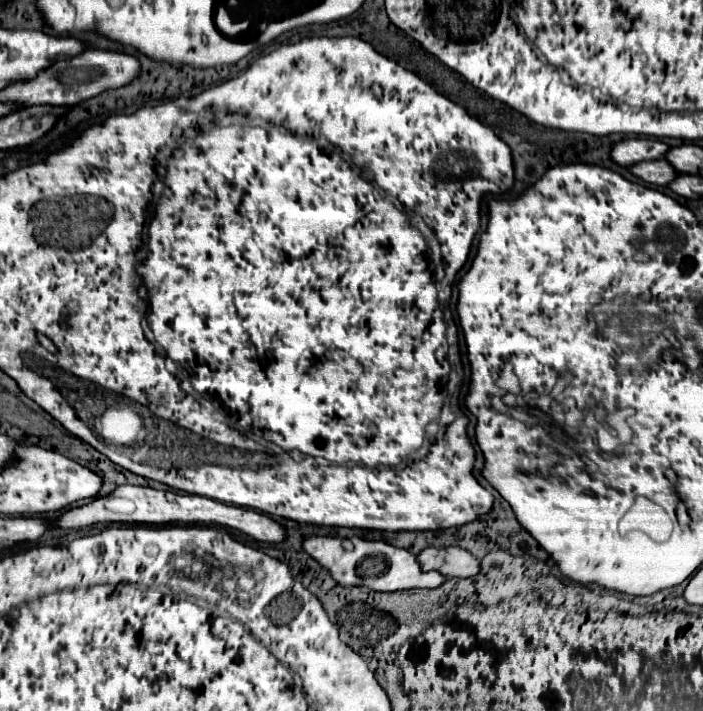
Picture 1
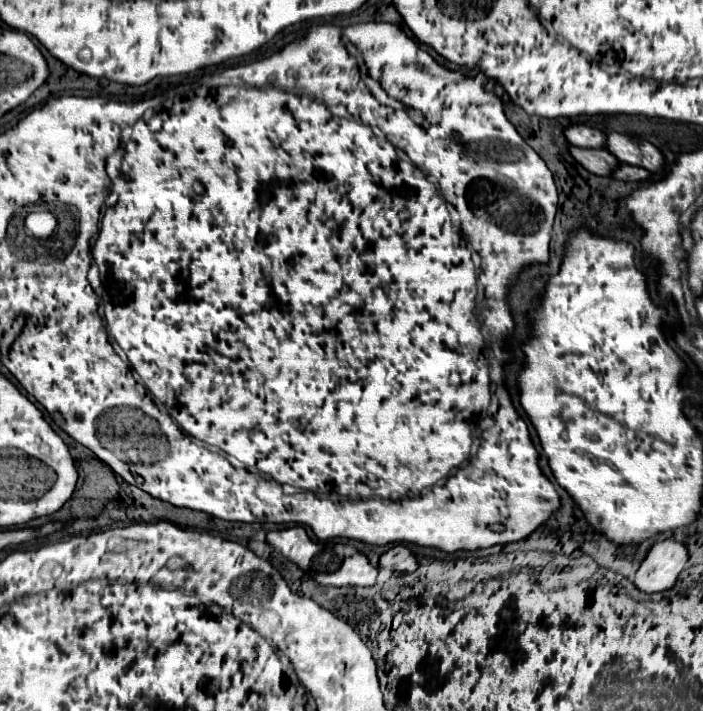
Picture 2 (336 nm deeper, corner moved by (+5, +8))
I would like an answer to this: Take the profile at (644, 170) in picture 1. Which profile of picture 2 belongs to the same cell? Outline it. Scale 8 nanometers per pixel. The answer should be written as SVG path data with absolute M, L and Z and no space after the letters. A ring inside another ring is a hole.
M570 147L570 153L572 153L572 157L584 169L588 169L594 175L610 177L618 169L618 165L620 165L620 161L608 149L580 149L580 147Z

